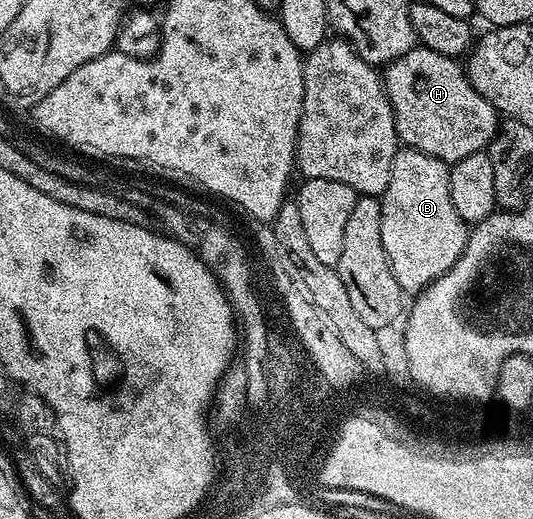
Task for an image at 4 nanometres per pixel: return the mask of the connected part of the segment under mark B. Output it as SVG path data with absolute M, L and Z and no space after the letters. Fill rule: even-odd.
M398 148L395 167L391 171L391 183L379 200L383 211L383 251L387 251L391 271L395 271L395 279L402 293L416 295L426 289L432 281L448 272L463 255L463 249L471 232L470 226L466 225L463 219L459 219L455 203L451 203L449 165L418 149Z

